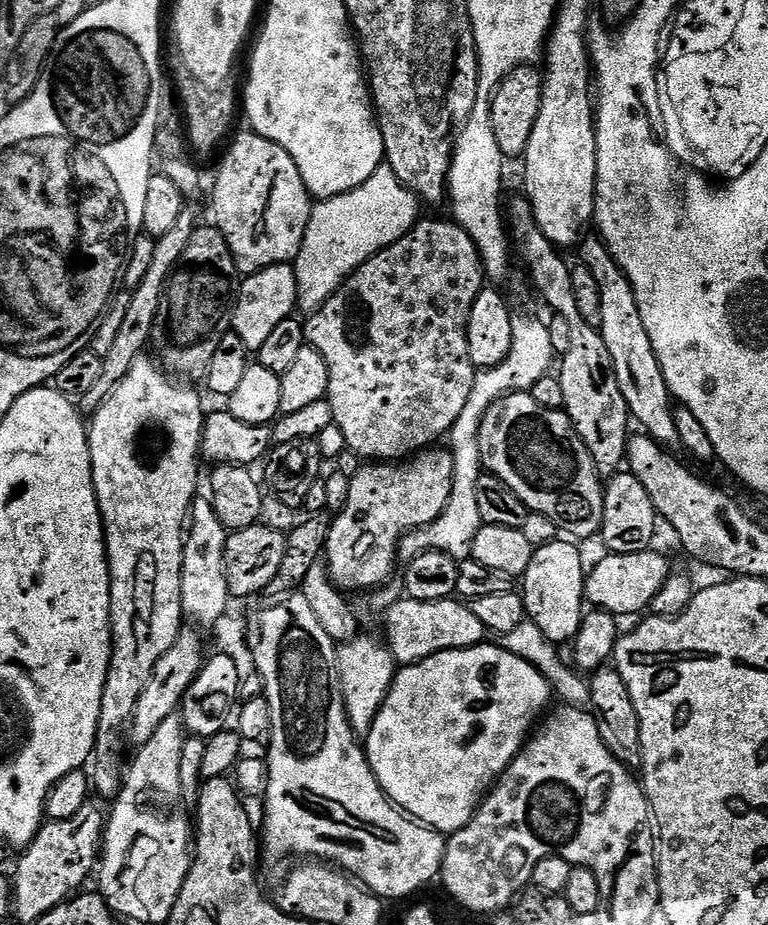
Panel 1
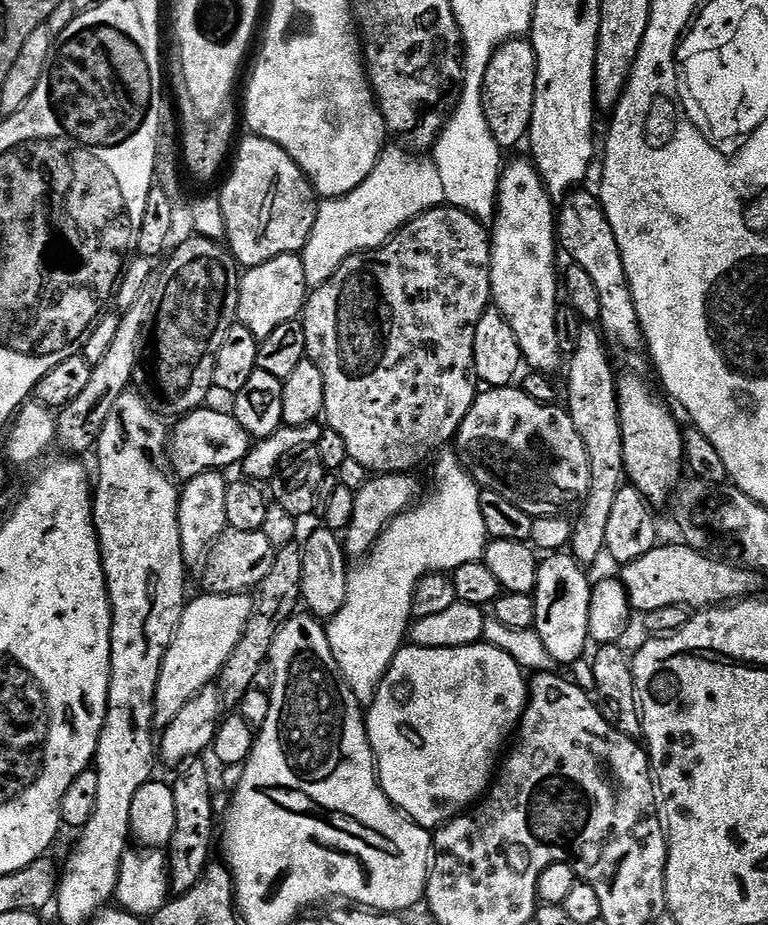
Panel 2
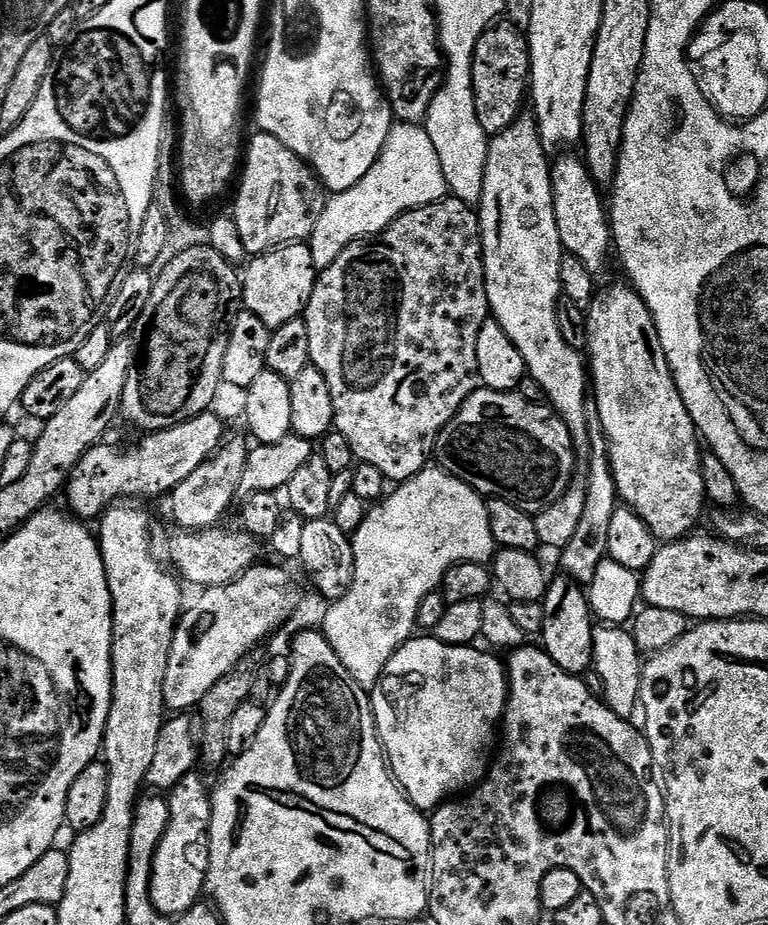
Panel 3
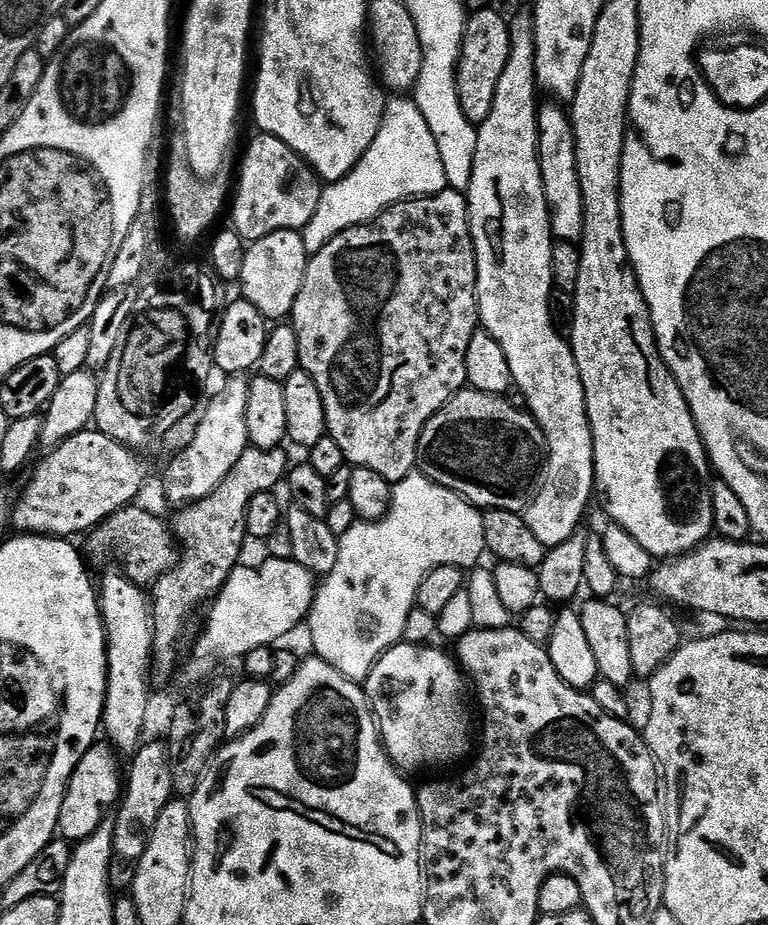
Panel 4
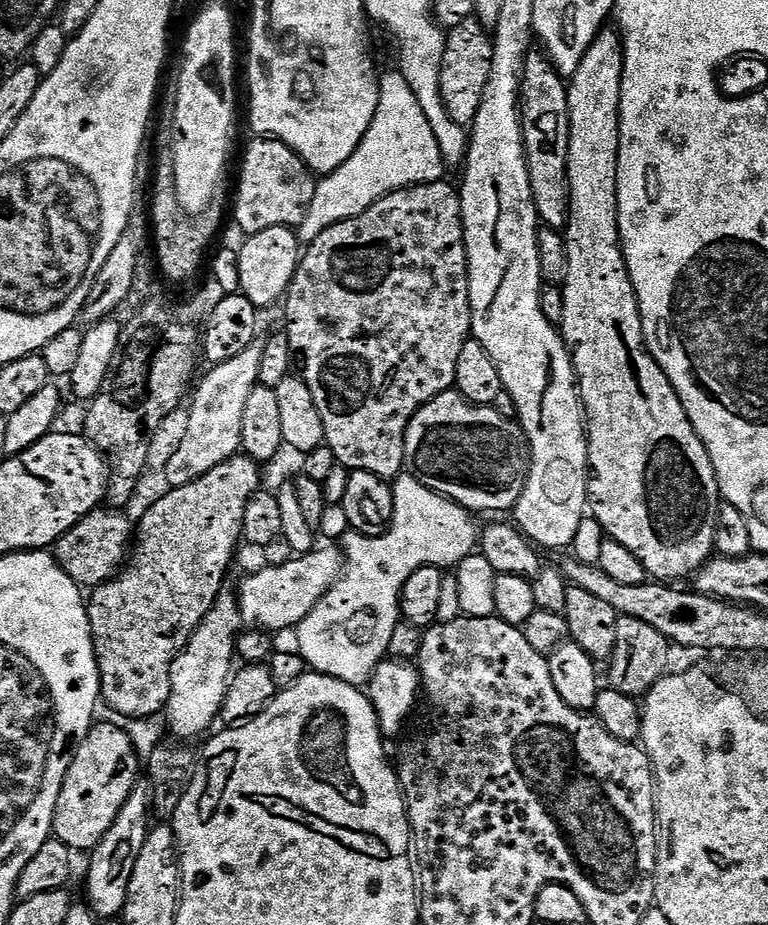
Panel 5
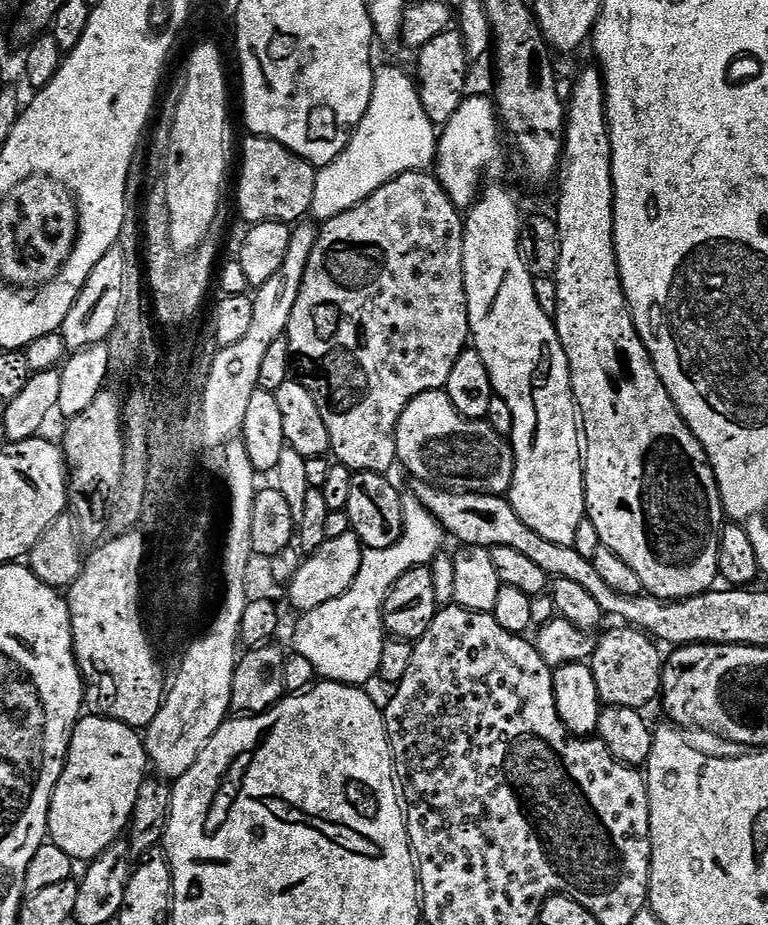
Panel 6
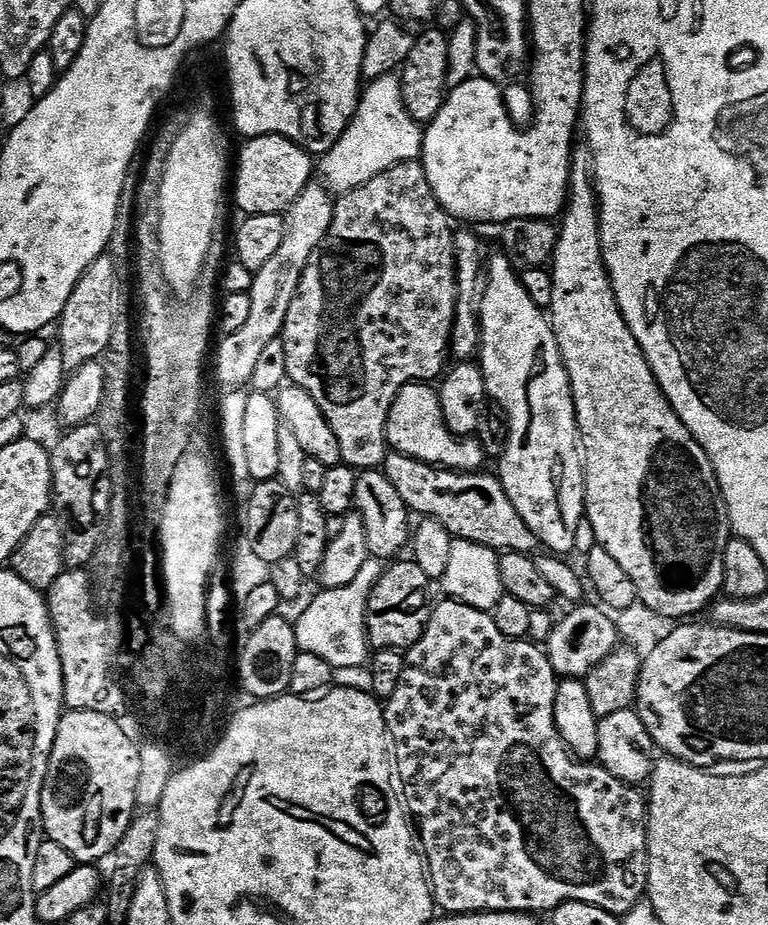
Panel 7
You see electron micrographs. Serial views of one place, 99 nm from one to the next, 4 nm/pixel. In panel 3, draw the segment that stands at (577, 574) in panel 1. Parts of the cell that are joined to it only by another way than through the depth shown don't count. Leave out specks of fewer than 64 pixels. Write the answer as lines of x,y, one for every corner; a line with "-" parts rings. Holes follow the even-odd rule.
568,578
553,579
544,591
544,631
542,647
564,672
584,674
592,663
593,617
590,615
585,589

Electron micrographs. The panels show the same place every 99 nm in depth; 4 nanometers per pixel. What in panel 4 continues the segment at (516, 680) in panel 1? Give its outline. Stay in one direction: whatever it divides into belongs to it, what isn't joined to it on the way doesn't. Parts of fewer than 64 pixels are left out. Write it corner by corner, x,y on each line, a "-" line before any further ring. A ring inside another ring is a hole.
405,642
393,644
380,655
380,661
362,684
368,695
366,704
376,722
380,743
384,745
388,759
405,773
420,772
431,764
448,764
451,760
462,759
468,752
468,708
464,705
466,677
459,663
449,653
448,657
446,653
430,647

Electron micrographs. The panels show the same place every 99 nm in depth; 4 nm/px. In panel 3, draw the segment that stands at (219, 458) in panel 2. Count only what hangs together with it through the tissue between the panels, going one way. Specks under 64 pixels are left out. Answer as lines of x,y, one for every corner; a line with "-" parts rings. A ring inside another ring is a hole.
212,410
201,412
193,420
183,420
172,428
147,433
140,448
111,448
105,442
97,443
96,447
82,454
82,458
68,473
67,507
81,521
89,522
123,501
120,500
123,496
167,497
173,488
219,449
216,447
224,438
224,424
214,413

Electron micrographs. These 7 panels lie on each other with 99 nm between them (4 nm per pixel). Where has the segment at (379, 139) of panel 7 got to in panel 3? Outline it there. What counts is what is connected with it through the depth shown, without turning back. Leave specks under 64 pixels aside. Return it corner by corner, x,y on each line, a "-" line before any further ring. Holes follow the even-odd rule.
396,122
388,129
380,156
370,170
350,190
337,192
331,197
332,201
325,206
316,216
316,224
312,228
312,234
306,243
308,252
312,256
312,265
318,270
328,268
334,262
334,258
346,250
346,246
355,244
357,240
368,240
379,237
402,214
406,214
415,208
430,206
445,199
449,195
446,178
443,177
442,166
439,164
438,154
435,153
434,146
427,137
426,132
420,124
405,124

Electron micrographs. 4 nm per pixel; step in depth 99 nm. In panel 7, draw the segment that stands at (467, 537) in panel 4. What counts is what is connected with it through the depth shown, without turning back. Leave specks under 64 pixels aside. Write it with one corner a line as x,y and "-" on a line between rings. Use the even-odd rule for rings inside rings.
369,558
358,570
358,578
350,586
324,588
304,608
300,617
295,617
296,647
301,652
318,654
322,662
330,662
333,670
340,668
362,669
370,660
368,632
364,629
364,614
368,608
368,595
372,592
382,571
381,561

